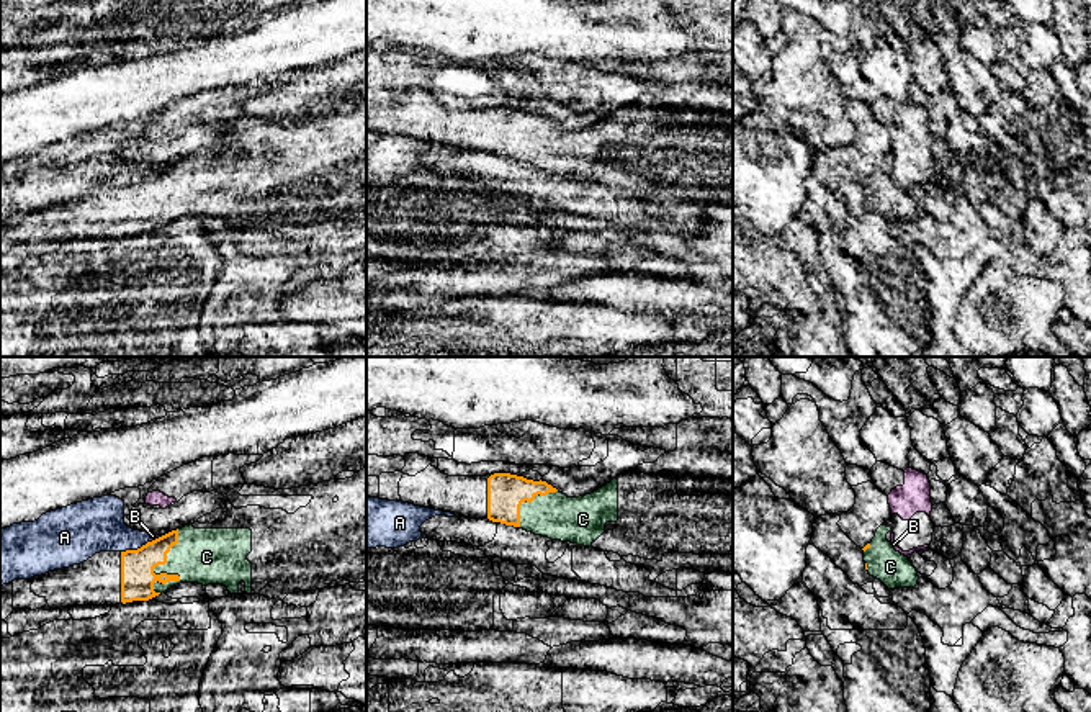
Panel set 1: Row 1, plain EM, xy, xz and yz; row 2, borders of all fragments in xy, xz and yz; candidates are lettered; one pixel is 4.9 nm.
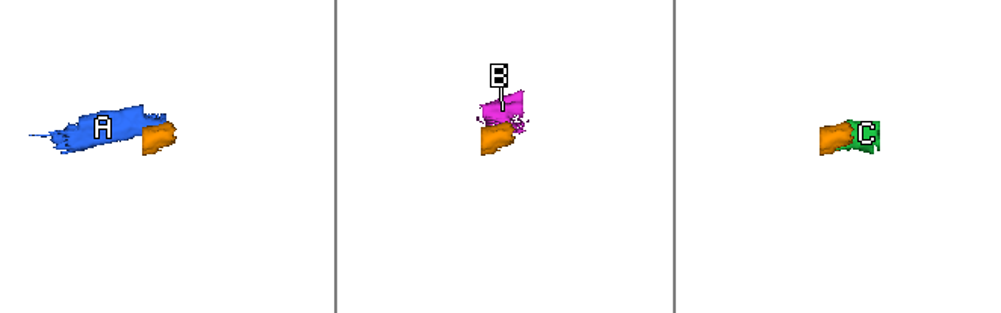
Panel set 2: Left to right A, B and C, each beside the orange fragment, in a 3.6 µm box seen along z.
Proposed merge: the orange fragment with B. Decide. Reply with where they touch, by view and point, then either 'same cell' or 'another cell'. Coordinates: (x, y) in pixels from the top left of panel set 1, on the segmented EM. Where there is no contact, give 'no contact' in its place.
meets orange in xy at (156, 539); another cell

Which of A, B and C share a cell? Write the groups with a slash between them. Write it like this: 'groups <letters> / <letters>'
groups A B / C

